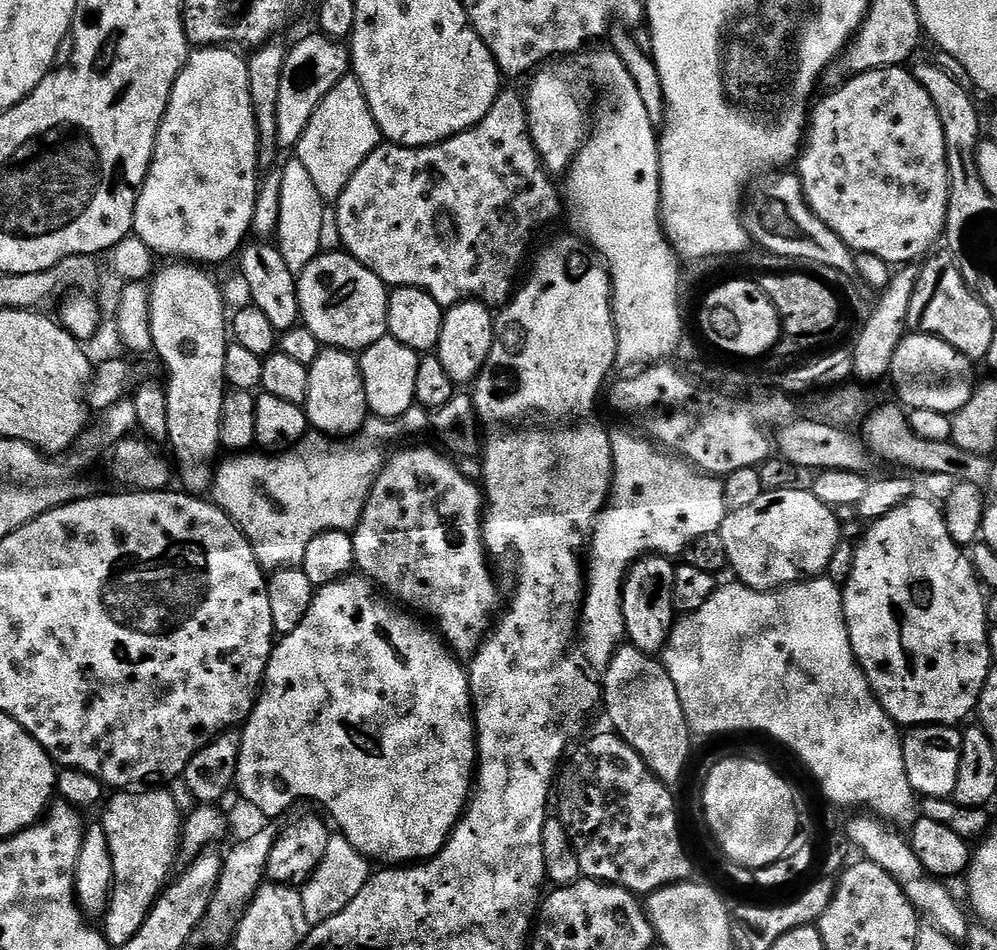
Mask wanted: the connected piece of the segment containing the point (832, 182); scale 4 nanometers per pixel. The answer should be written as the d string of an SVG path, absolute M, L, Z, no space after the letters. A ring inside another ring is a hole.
M907 67L880 68L846 79L837 92L832 92L810 114L810 123L806 129L806 139L798 157L798 175L804 187L802 200L811 209L811 215L826 224L842 238L842 242L852 249L853 253L865 252L878 254L893 266L911 265L933 251L936 239L943 237L948 223L948 159L946 158L946 138L942 134L942 122L934 102L930 102L930 94L922 90L922 86L912 77Z

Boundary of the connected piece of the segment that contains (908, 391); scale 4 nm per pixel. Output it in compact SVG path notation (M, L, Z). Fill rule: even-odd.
M913 331L905 335L901 344L894 350L890 381L896 387L899 403L905 409L921 408L954 413L962 410L970 402L974 379L973 361L963 356L954 346L942 342L937 336L927 336L924 332Z

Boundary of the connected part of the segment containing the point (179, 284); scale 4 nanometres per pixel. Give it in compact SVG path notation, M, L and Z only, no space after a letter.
M192 262L165 264L168 264L165 268L155 269L148 292L152 347L168 371L167 443L172 444L176 455L178 480L185 484L181 485L189 493L204 494L213 487L216 452L221 451L220 423L226 391L224 363L230 343L230 320L226 312L224 316L224 296L208 273L211 271Z

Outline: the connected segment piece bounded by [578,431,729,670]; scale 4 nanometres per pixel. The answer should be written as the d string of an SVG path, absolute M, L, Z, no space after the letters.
M628 432L611 433L612 490L590 533L590 551L586 556L586 587L578 617L578 648L580 644L585 658L597 670L607 667L612 655L625 639L624 619L620 607L624 578L632 569L634 561L649 554L669 558L679 557L686 550L686 546L690 546L690 542L706 534L719 533L722 522L729 513L724 497L724 486L717 477L707 475L699 468L692 467L687 460L661 450L643 435Z

